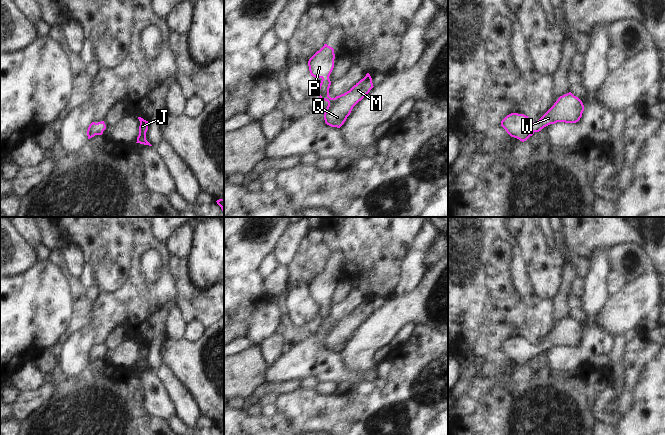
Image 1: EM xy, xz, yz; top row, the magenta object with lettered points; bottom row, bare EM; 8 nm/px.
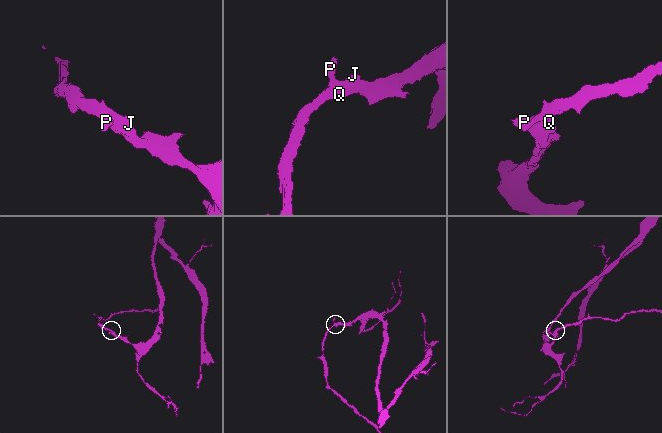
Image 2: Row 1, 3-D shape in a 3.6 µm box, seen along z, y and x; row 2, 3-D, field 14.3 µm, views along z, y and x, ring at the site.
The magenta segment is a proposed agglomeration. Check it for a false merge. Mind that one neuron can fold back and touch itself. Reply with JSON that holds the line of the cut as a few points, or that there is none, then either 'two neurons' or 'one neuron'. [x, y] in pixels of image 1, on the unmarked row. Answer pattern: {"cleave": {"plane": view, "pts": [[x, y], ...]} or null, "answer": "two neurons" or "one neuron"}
{"cleave": null, "answer": "one neuron"}

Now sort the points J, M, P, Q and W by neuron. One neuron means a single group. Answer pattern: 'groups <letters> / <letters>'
groups J M P Q W

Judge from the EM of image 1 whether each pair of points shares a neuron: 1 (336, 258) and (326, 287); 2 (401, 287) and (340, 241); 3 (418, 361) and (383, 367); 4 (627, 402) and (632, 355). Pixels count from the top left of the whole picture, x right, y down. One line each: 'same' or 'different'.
1: same
2: different
3: different
4: same

